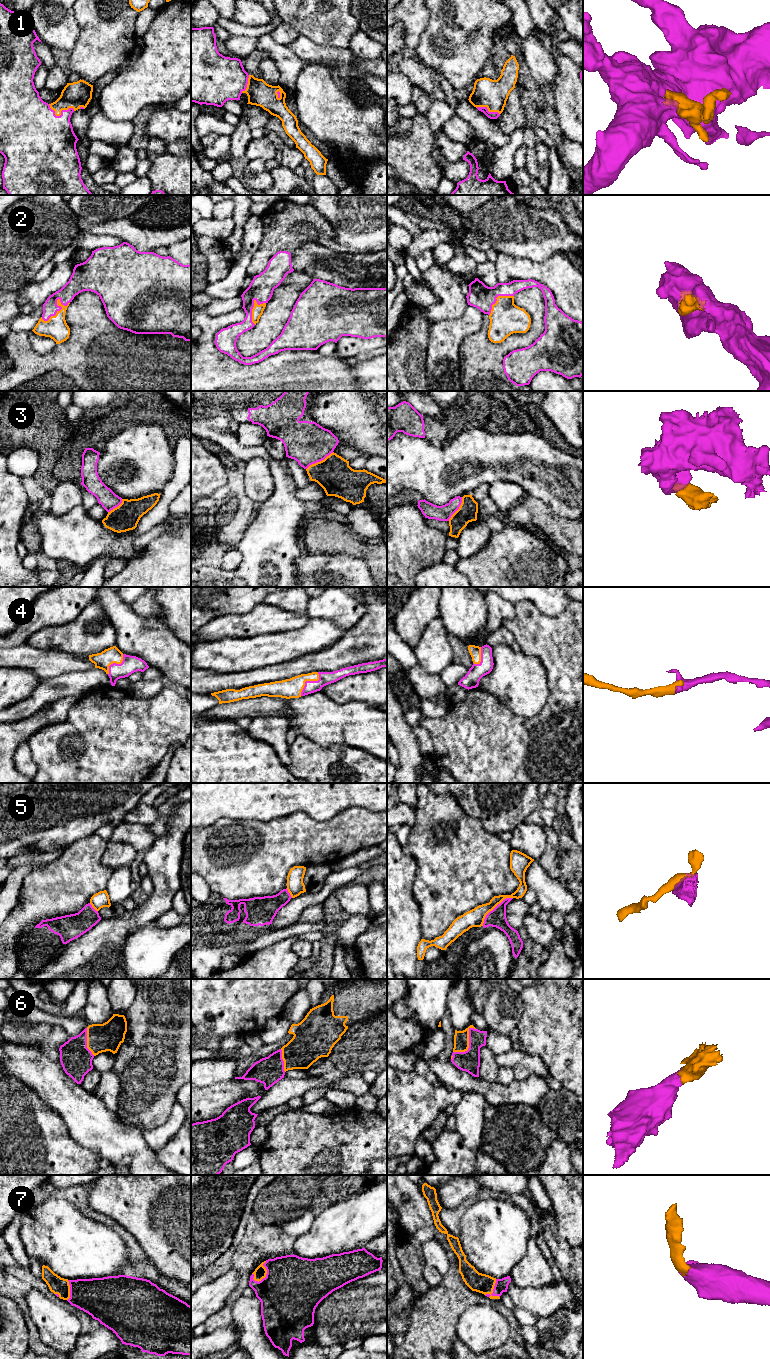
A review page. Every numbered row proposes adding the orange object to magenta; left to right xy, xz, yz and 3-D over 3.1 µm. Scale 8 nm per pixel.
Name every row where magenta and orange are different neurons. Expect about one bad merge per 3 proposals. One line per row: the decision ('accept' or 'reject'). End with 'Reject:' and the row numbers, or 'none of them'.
1: accept
2: accept
3: reject
4: accept
5: reject
6: accept
7: accept
Reject: 3, 5

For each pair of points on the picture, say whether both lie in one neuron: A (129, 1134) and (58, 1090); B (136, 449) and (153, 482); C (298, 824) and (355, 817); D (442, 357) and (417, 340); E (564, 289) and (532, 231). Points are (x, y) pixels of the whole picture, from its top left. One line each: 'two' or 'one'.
A: one
B: one
C: one
D: two
E: two

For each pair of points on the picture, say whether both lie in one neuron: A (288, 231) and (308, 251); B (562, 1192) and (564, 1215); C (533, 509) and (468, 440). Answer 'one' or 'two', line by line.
A: two
B: one
C: two

